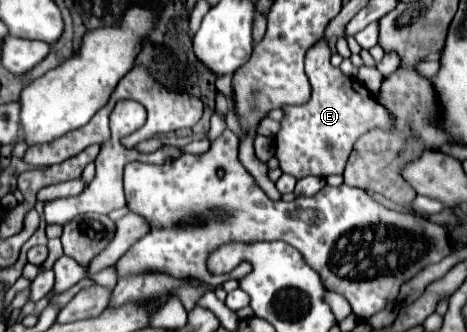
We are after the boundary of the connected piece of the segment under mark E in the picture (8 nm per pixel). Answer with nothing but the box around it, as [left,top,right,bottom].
[275,42,393,178]

